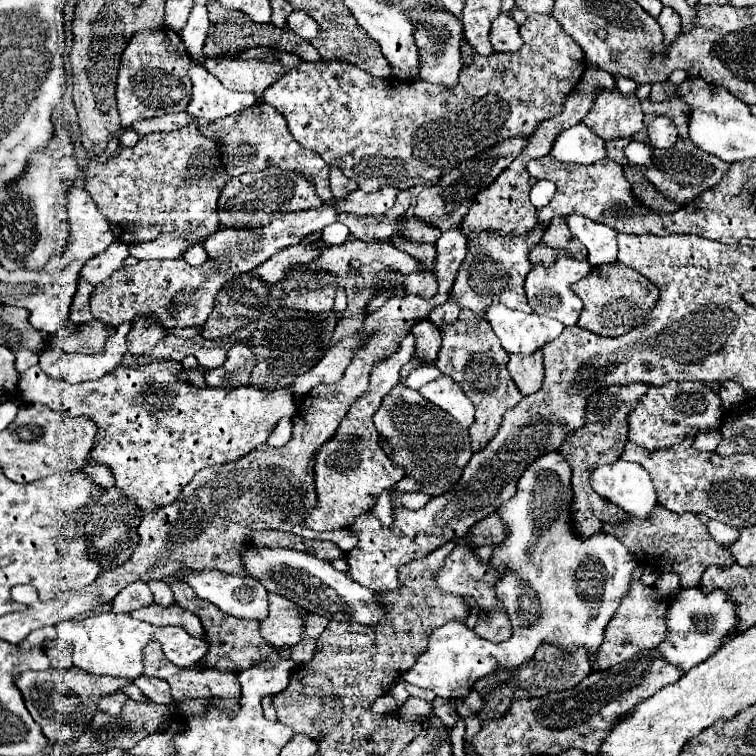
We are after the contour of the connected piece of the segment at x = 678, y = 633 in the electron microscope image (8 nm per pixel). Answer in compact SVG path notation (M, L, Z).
M701 588L681 590L669 602L667 636L665 642L659 644L659 652L661 656L665 656L665 660L669 660L669 664L677 664L685 672L717 652L725 644L725 640L733 636L737 624L737 604L731 600L727 590L717 588L707 594Z

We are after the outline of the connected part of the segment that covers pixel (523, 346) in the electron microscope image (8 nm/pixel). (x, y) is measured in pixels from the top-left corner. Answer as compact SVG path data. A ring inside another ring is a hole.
M493 304L487 308L487 320L493 326L501 346L507 352L533 354L541 350L549 340L555 340L563 332L563 324L535 312L527 314L521 310L511 310L503 304Z

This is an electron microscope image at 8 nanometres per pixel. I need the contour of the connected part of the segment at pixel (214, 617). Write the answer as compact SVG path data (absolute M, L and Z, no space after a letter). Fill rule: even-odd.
M171 582L171 590L175 594L175 604L193 612L203 628L205 628L205 640L209 644L209 650L207 654L199 660L199 666L201 668L211 668L211 670L219 670L219 672L243 672L245 668L251 668L253 664L261 662L267 658L267 654L273 650L269 644L265 644L265 640L261 638L261 632L259 632L259 622L255 620L239 620L235 616L229 616L221 610L217 610L213 604L201 600L195 596L195 592L185 586L185 582Z

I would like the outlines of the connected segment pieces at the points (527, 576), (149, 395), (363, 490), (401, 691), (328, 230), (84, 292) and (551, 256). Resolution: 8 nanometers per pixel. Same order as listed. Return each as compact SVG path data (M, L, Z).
M549 452L537 458L517 482L515 496L497 508L497 514L509 534L501 544L495 546L493 556L487 562L491 570L501 572L501 578L495 584L495 594L509 614L513 628L511 638L505 642L489 642L477 636L475 630L467 626L467 620L451 620L431 632L427 650L419 654L415 666L403 674L405 682L439 682L439 690L455 692L455 698L461 698L469 694L469 688L481 676L491 674L497 668L517 668L519 664L531 660L537 646L543 642L557 644L565 652L571 652L571 648L575 646L585 646L589 652L597 650L597 646L603 642L605 624L611 620L619 606L619 600L629 588L631 572L635 570L637 560L611 534L597 532L587 538L577 536L571 518L571 504L571 466L559 452Z
M147 358L143 364L121 366L109 376L85 384L65 384L63 380L53 380L43 376L39 368L29 368L21 378L19 398L23 402L41 402L49 408L65 408L65 414L87 416L97 424L97 434L91 450L91 458L107 464L117 480L117 488L123 496L131 498L139 508L151 510L155 506L173 504L179 500L181 490L193 480L193 476L207 466L221 466L225 462L235 462L249 454L253 448L263 444L271 434L273 426L281 416L293 416L293 392L285 388L197 388L181 378L181 362Z
M413 334L401 340L401 346L393 356L381 360L381 364L375 364L369 378L369 390L355 404L351 404L335 436L323 444L321 452L317 452L315 490L317 490L319 504L313 512L305 514L307 528L319 532L351 528L357 516L373 510L383 490L393 488L405 476L401 468L395 468L391 460L387 460L387 454L379 444L379 434L373 424L373 414L377 412L383 396L389 394L389 390L399 384L401 380L399 372L411 360L411 356L413 356Z
M399 680L399 682L389 690L389 694L397 700L397 706L399 706L399 708L403 708L403 704L405 704L407 698L409 698L409 692L405 690L405 682L403 682L403 680Z
M333 222L333 224L329 224L329 226L325 226L323 230L321 230L321 238L325 240L325 242L345 242L347 240L347 232L349 232L349 228L345 226L345 224L341 224L341 222Z
M81 280L81 282L79 282L79 288L77 288L75 296L73 296L71 314L69 314L69 320L71 320L73 324L79 324L79 326L81 326L81 324L93 320L93 314L91 314L91 310L89 310L89 296L91 296L91 292L93 292L93 286L91 286L89 282Z
M551 250L551 252L531 252L529 254L529 260L533 264L553 264L553 260L559 256L559 254L569 254L565 250Z

